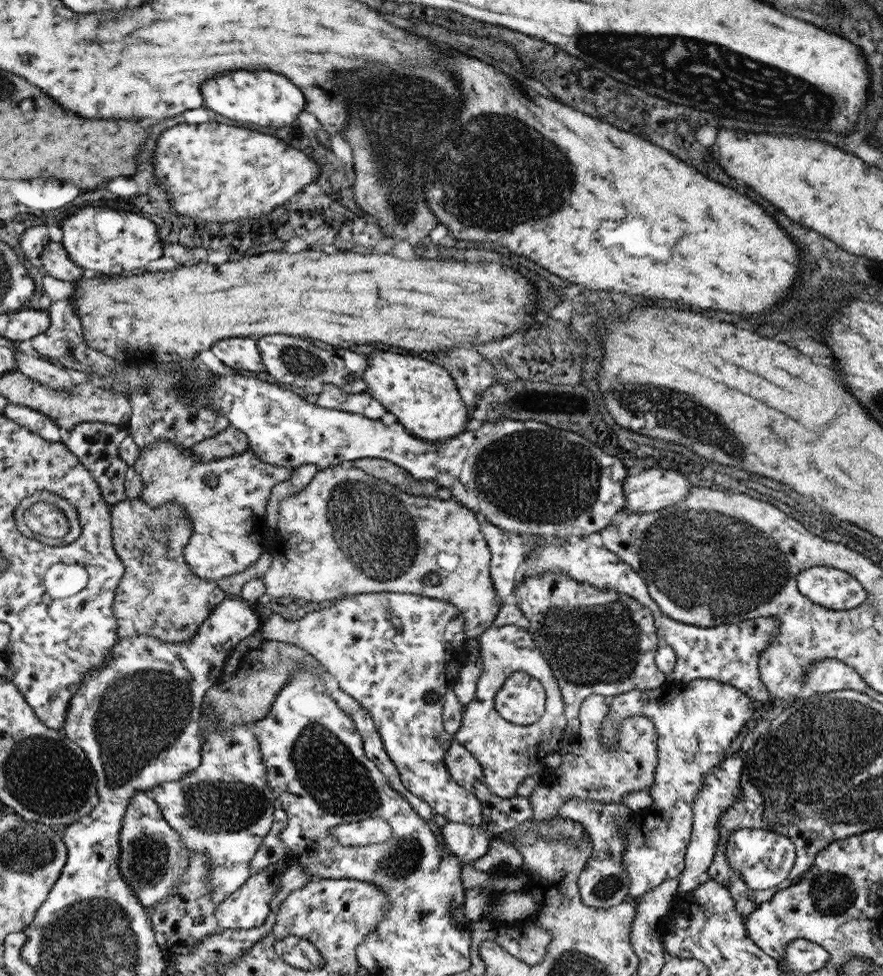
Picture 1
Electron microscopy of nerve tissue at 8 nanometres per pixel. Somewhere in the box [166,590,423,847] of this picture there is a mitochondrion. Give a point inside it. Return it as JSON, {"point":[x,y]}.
{"point":[329,773]}

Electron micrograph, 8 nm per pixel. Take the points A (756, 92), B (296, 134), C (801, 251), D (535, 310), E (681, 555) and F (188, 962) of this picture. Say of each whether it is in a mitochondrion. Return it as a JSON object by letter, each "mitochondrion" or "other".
{"A":"mitochondrion","B":"other","C":"other","D":"other","E":"mitochondrion","F":"other"}

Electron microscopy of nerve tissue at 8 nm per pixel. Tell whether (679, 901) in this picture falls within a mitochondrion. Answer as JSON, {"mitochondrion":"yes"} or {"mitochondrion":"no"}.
{"mitochondrion":"no"}

